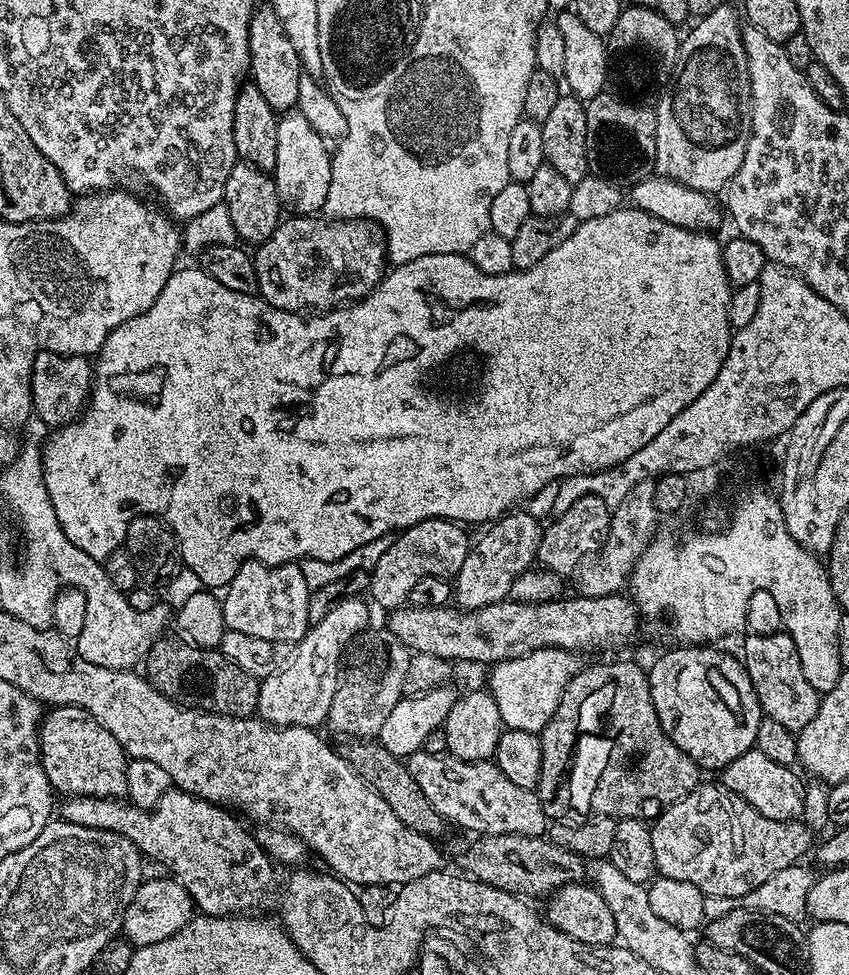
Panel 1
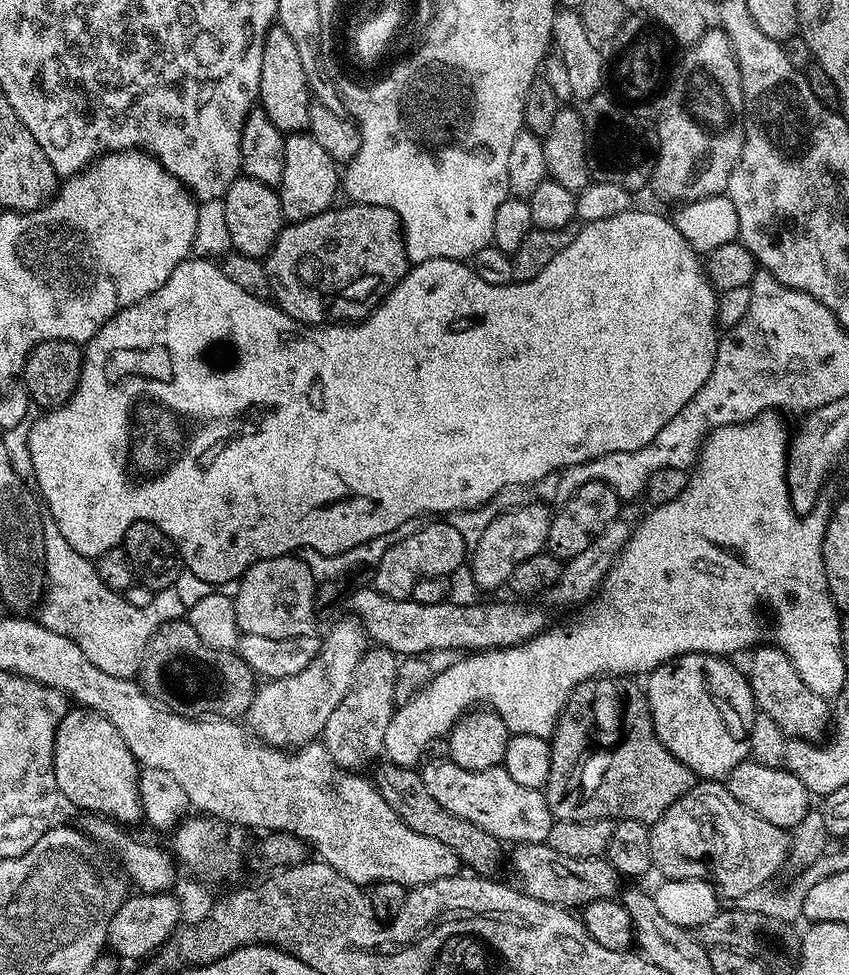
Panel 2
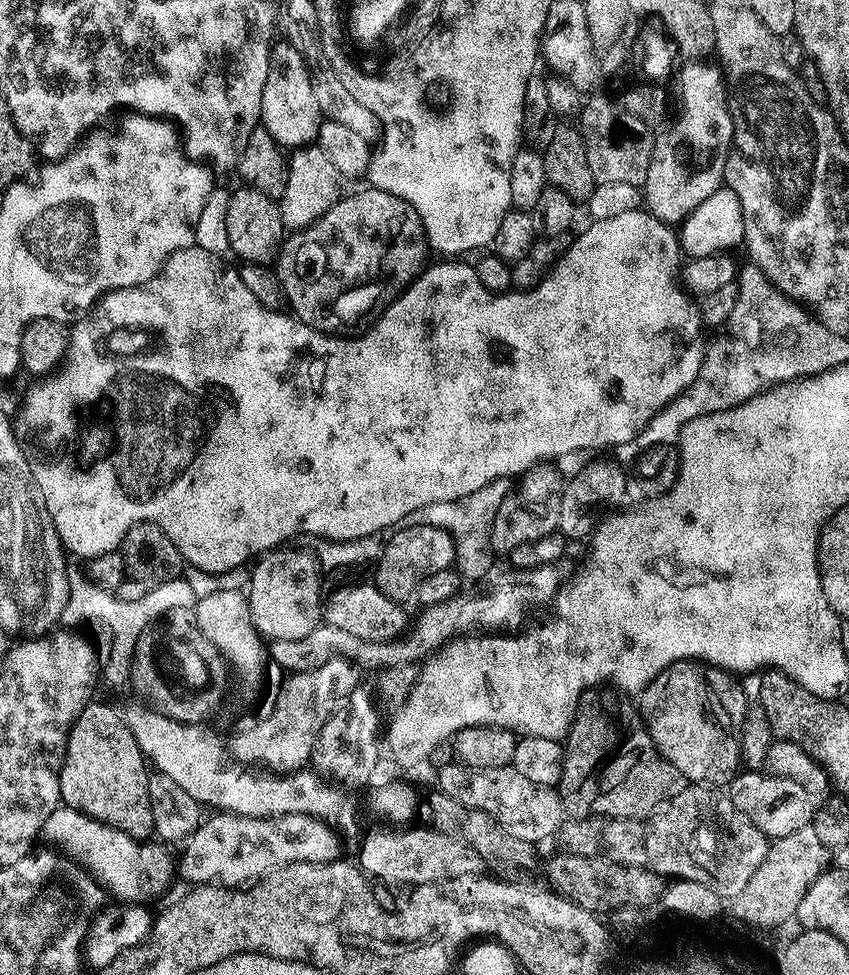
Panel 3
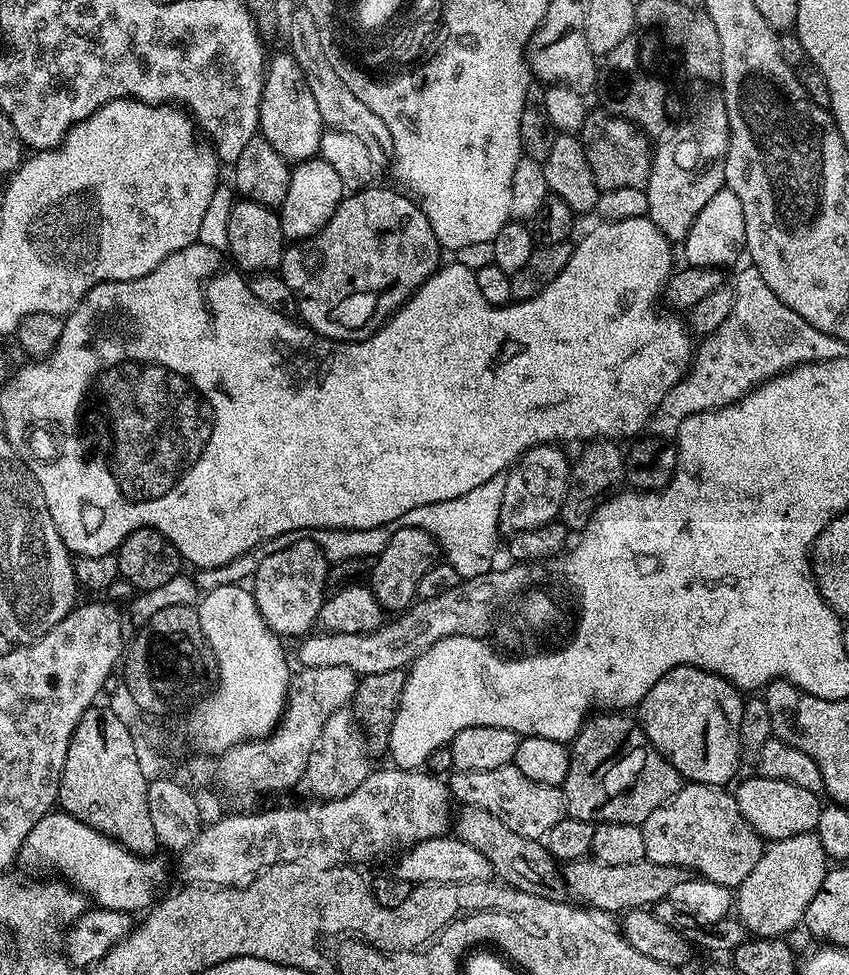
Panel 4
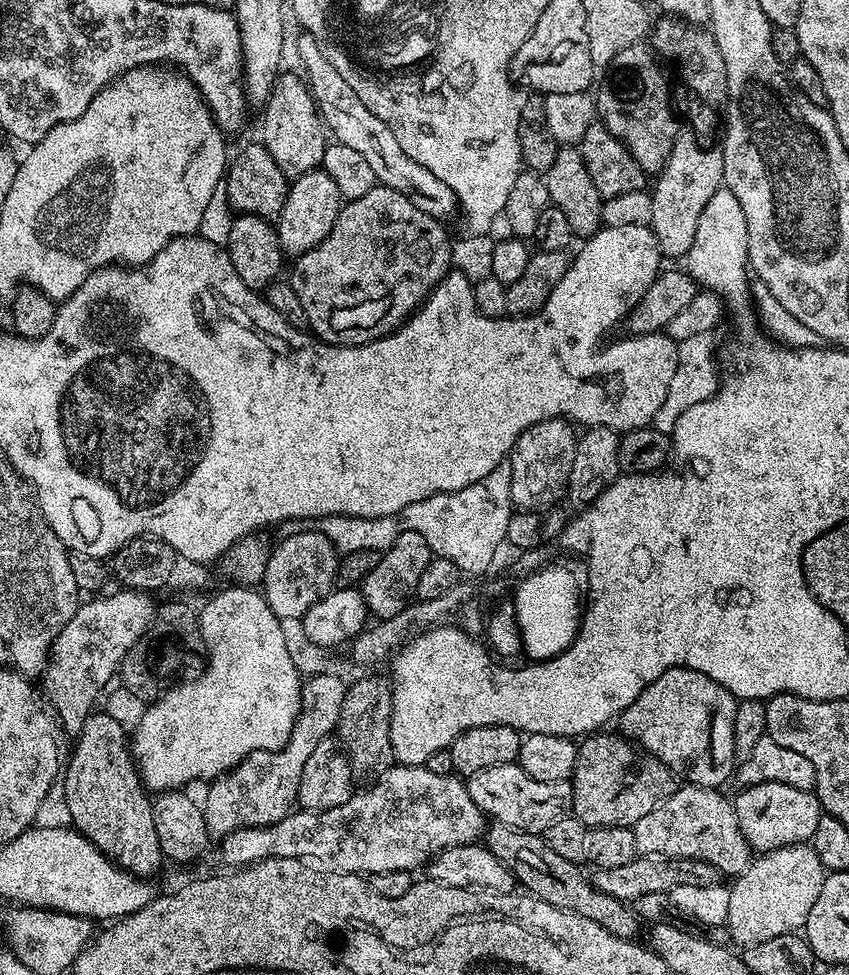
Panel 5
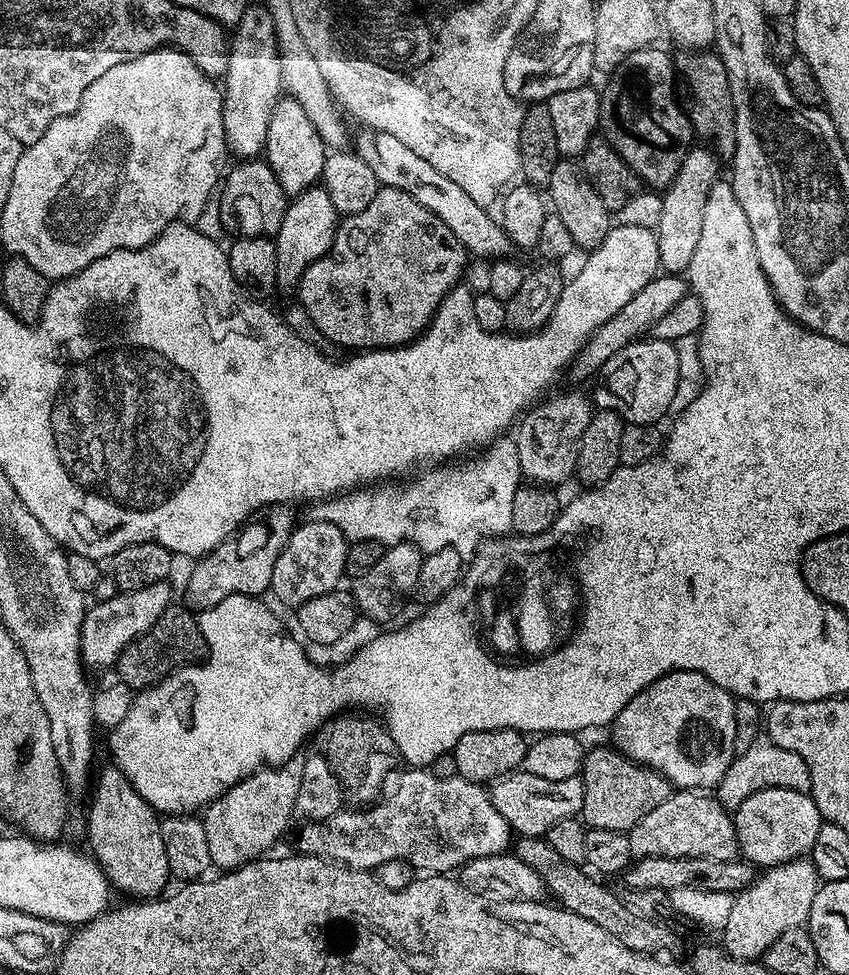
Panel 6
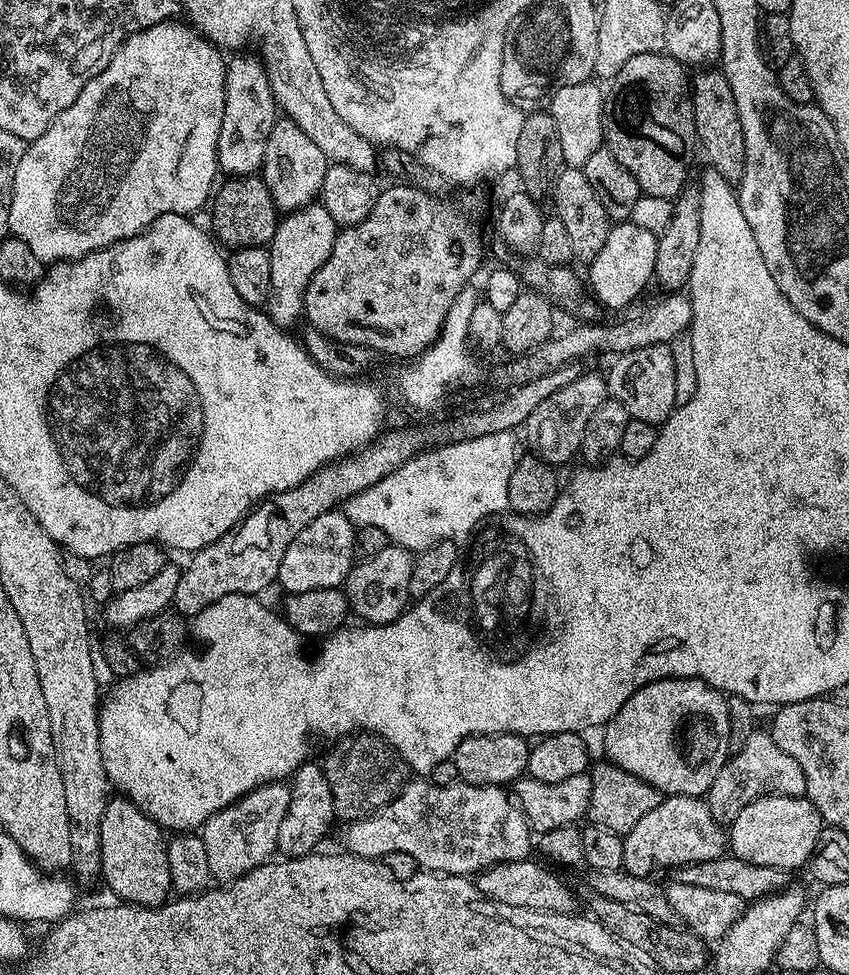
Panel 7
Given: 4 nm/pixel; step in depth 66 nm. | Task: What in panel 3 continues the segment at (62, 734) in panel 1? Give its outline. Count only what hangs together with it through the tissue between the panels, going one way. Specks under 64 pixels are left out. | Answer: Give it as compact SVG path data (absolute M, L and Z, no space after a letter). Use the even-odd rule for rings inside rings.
M85 704L64 744L60 766L61 801L69 808L144 842L154 832L154 814L148 797L149 775L149 765L121 713L119 716L108 704Z

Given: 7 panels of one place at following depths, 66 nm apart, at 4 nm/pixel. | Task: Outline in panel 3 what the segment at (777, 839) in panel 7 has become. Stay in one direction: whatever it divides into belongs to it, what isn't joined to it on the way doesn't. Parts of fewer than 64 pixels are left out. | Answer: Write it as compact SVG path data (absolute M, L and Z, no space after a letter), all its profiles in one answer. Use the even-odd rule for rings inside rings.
M744 770L737 774L730 785L732 801L750 818L752 822L770 838L779 838L786 834L794 834L794 830L809 827L816 819L817 801L798 782L788 776L773 776L764 770Z

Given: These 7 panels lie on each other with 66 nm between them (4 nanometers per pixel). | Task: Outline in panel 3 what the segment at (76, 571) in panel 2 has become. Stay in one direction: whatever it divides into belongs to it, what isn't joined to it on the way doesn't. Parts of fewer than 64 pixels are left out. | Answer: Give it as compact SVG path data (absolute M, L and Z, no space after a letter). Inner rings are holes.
M76 574L68 577L68 601L64 607L64 615L62 617L65 625L76 626L72 624L97 624L100 628L108 631L108 636L112 639L112 645L108 648L108 661L102 664L102 680L108 684L124 684L129 683L132 675L132 655L134 654L134 646L138 642L138 638L150 627L159 616L165 616L170 610L175 608L191 608L195 609L198 599L198 592L192 589L192 584L187 578L171 580L170 582L162 582L157 588L149 588L148 593L141 601L138 602L122 602L116 598L109 589L100 588L94 581L89 580L87 575Z

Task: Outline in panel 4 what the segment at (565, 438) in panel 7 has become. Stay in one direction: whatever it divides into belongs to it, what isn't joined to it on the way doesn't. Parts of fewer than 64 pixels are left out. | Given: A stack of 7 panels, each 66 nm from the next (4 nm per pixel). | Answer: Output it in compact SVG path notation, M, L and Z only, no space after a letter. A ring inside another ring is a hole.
M555 443L538 444L528 449L504 476L504 501L500 511L500 526L505 533L515 534L549 524L559 517L568 499L570 460L564 457L563 447Z

